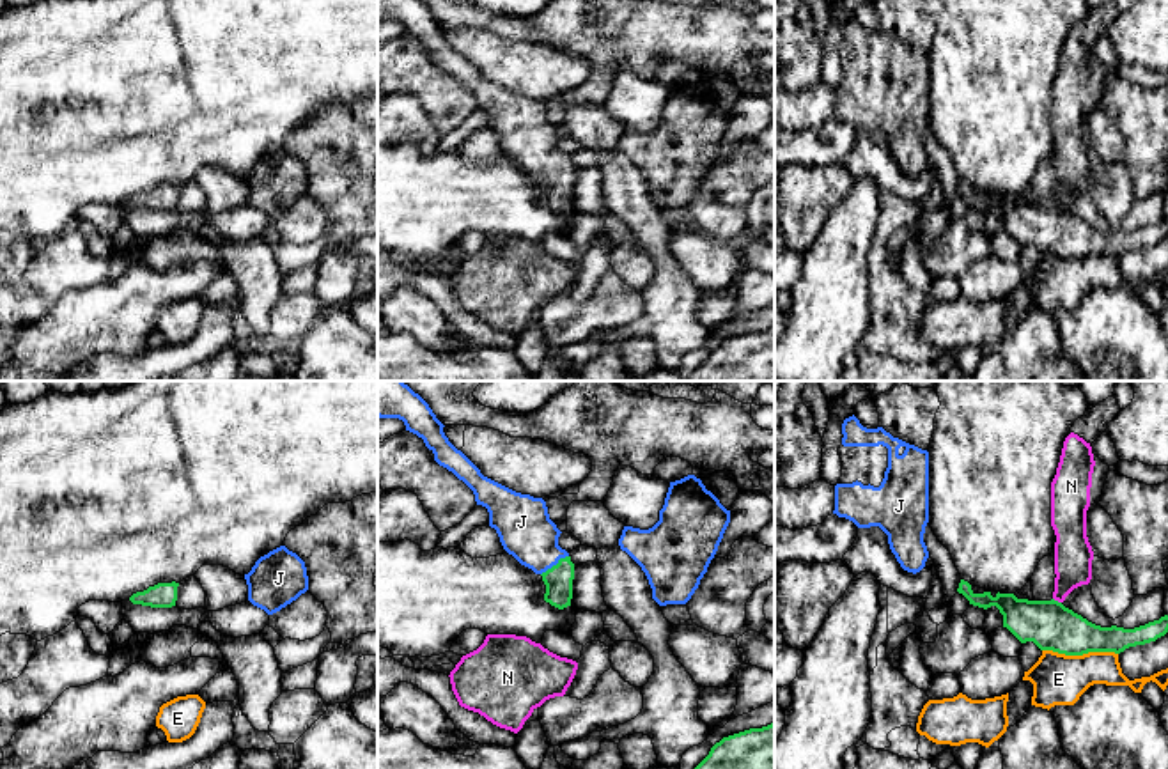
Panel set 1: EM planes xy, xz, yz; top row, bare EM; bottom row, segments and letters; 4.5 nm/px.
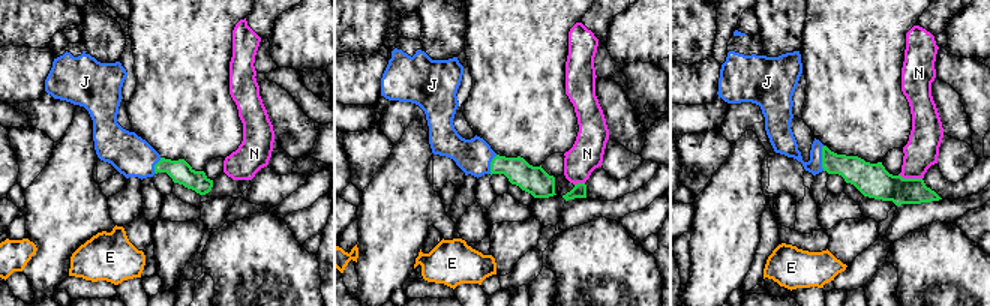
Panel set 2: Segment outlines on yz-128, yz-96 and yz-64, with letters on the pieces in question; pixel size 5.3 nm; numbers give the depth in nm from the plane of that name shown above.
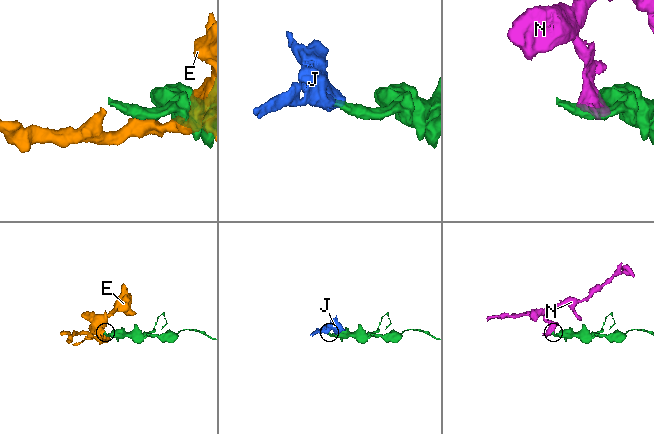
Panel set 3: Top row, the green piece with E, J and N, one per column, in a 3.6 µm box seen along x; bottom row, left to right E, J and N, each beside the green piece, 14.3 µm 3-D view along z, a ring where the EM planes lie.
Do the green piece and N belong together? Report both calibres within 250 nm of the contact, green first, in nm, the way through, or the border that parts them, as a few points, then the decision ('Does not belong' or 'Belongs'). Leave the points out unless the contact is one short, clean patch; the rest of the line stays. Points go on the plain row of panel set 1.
Thickness 220 nm (green) against 180 nm. Boundary: yz (1053, 201), (1060, 206). Does not belong

